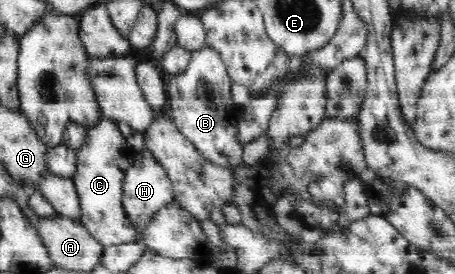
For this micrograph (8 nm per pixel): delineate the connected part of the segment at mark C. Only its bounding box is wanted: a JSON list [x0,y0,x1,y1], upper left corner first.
[72,118,141,246]

